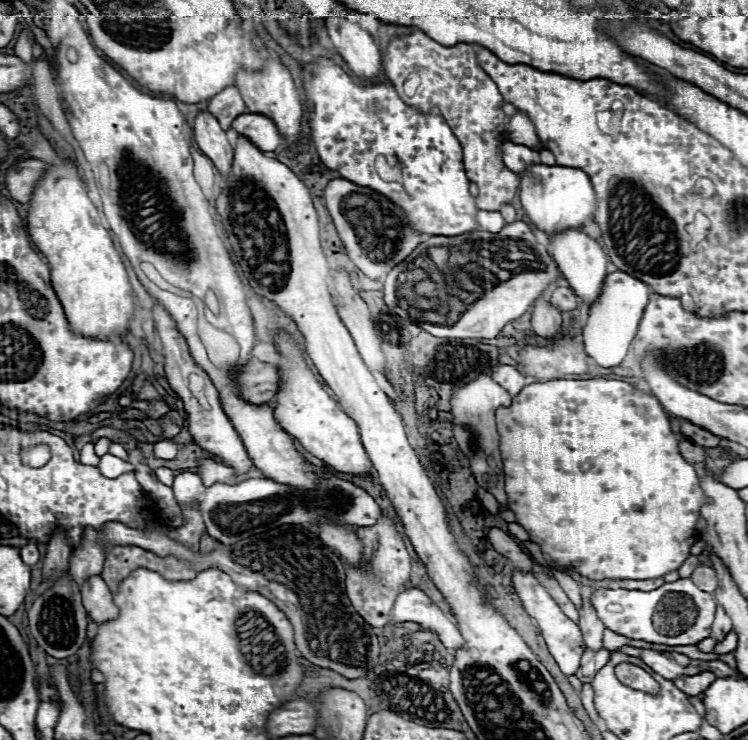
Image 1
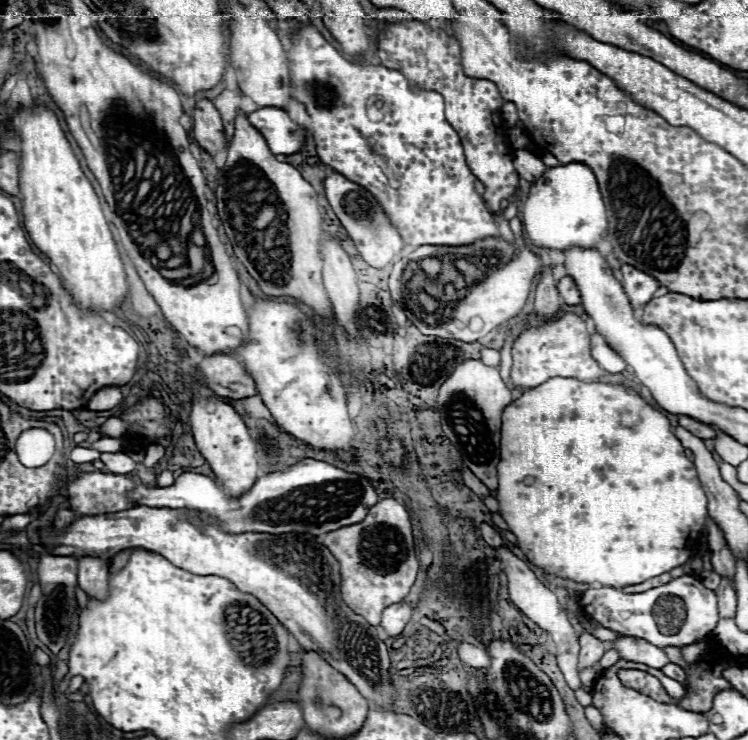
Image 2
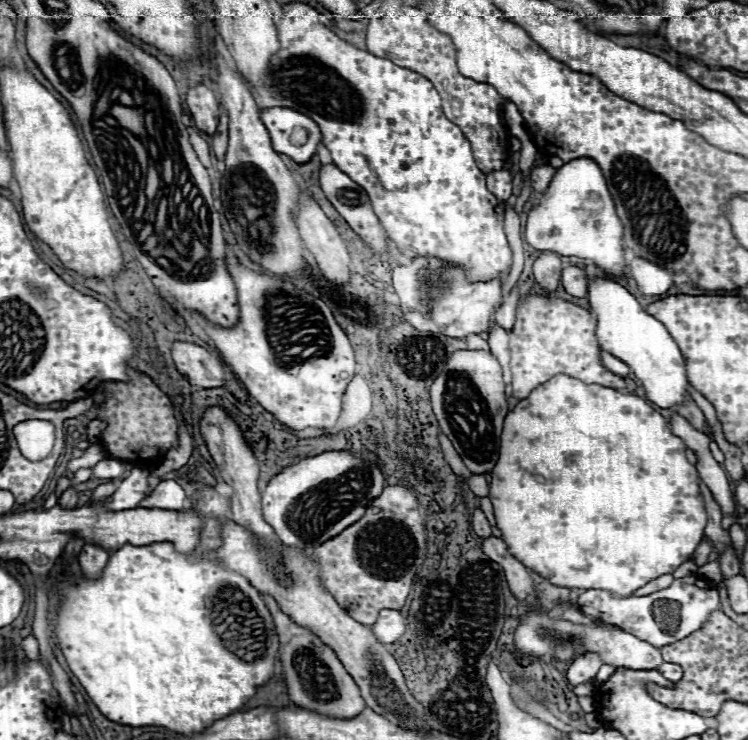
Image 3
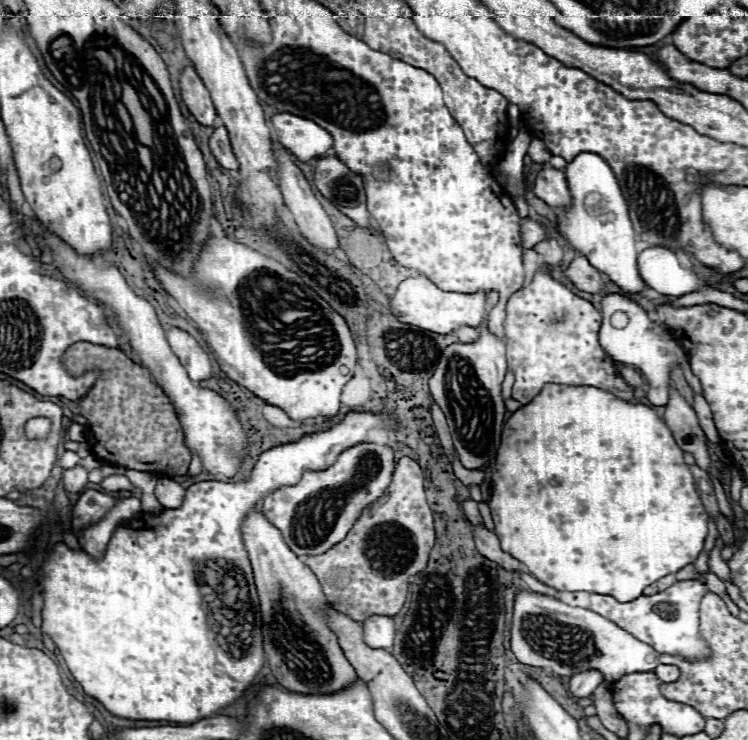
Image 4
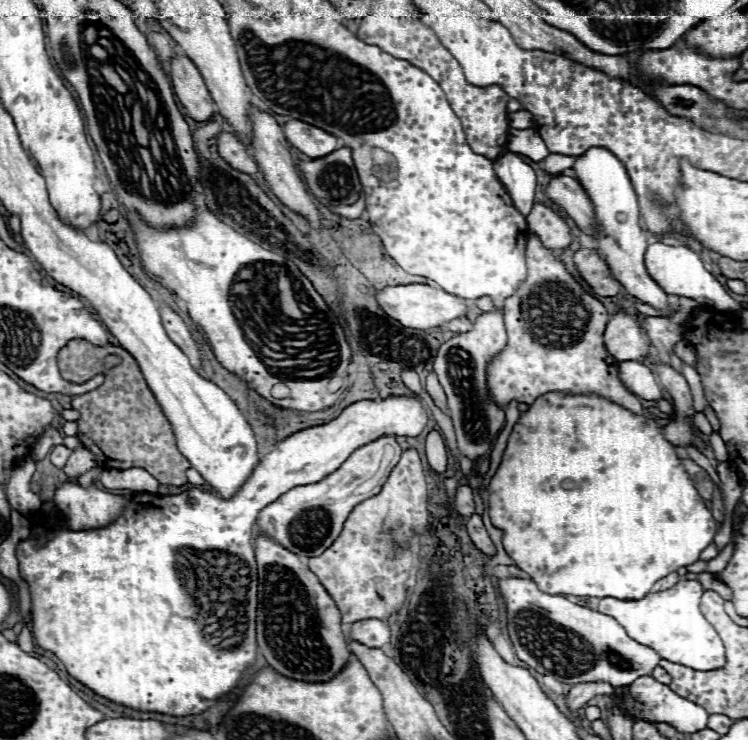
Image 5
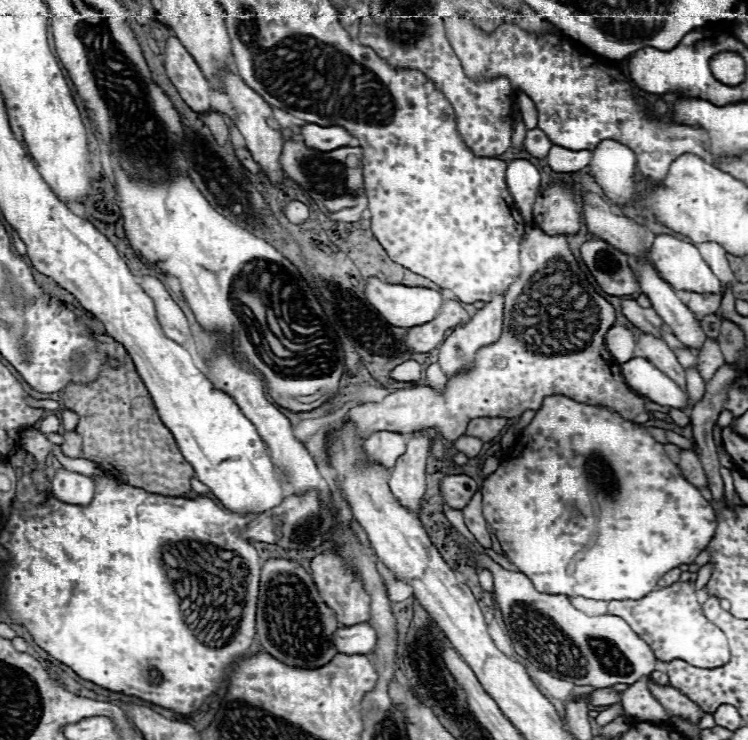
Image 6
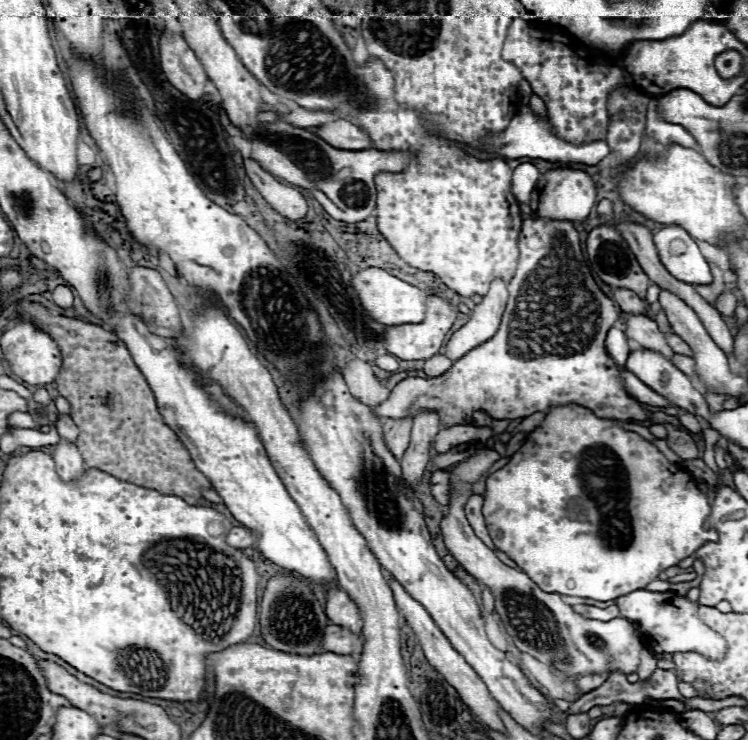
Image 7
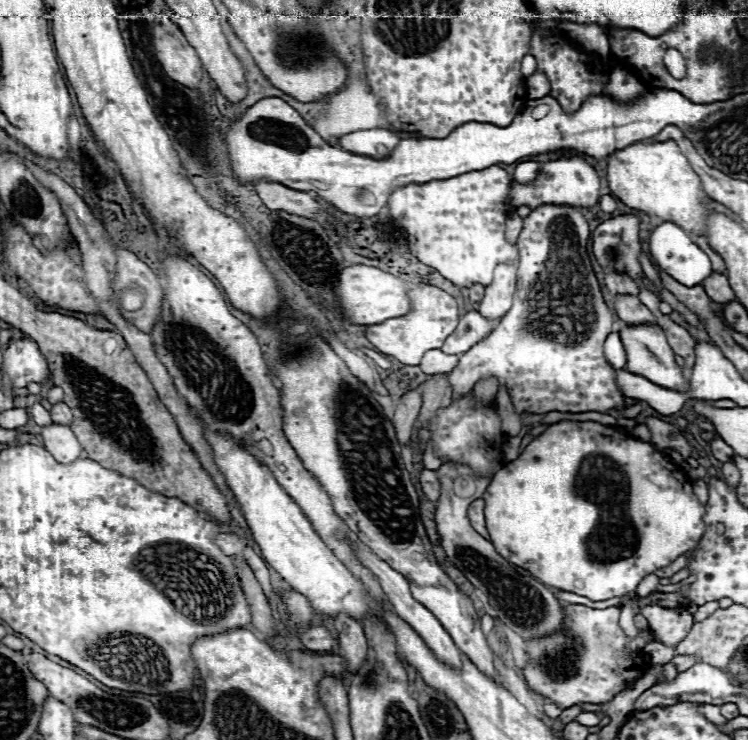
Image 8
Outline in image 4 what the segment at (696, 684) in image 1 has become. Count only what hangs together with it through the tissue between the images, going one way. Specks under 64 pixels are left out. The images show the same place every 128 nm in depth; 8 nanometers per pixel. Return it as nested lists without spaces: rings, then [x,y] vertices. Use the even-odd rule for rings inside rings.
[[[660,664],[660,666],[654,670],[654,674],[656,674],[662,682],[666,682],[666,684],[678,680],[678,676],[680,676],[678,668],[676,668],[676,666],[668,666],[668,664]]]

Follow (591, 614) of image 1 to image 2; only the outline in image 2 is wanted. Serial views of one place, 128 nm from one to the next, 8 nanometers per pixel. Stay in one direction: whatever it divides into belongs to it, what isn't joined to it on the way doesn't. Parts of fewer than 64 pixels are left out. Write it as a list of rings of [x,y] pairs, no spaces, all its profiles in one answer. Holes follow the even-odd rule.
[[[582,632],[580,636],[580,656],[578,656],[578,670],[592,668],[606,652],[606,644],[594,638],[588,632]]]

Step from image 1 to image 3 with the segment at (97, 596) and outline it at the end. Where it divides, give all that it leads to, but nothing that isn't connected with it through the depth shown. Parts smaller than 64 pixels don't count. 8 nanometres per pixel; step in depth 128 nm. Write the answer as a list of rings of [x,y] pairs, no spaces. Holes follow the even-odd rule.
[[[84,544],[78,560],[80,560],[80,568],[88,574],[88,576],[100,576],[102,568],[108,562],[108,552],[98,546],[98,544]]]

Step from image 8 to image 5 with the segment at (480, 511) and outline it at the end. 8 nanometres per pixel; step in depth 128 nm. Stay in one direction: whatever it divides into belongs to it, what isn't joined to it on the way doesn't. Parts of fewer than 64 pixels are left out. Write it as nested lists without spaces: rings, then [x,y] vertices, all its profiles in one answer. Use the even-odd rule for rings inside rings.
[[[474,514],[474,516],[470,516],[470,518],[466,520],[466,530],[468,530],[472,542],[476,544],[476,548],[478,548],[480,552],[484,552],[484,554],[488,554],[488,556],[494,556],[494,554],[496,554],[496,546],[492,544],[492,540],[490,540],[490,536],[488,536],[484,524],[482,524],[482,518],[480,518],[478,514]]]

